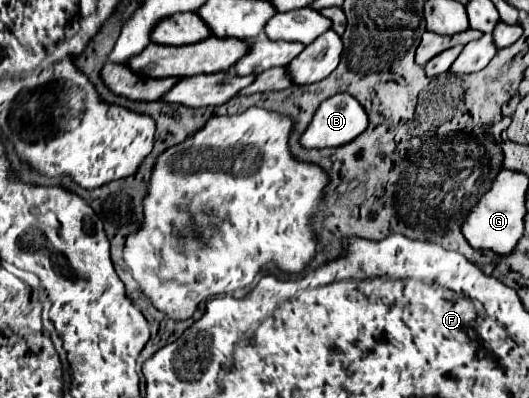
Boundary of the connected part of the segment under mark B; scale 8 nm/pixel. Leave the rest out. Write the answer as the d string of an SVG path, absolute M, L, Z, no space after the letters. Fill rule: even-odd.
M348 93L326 99L314 113L308 129L300 135L304 149L340 147L356 139L368 127L364 107Z

